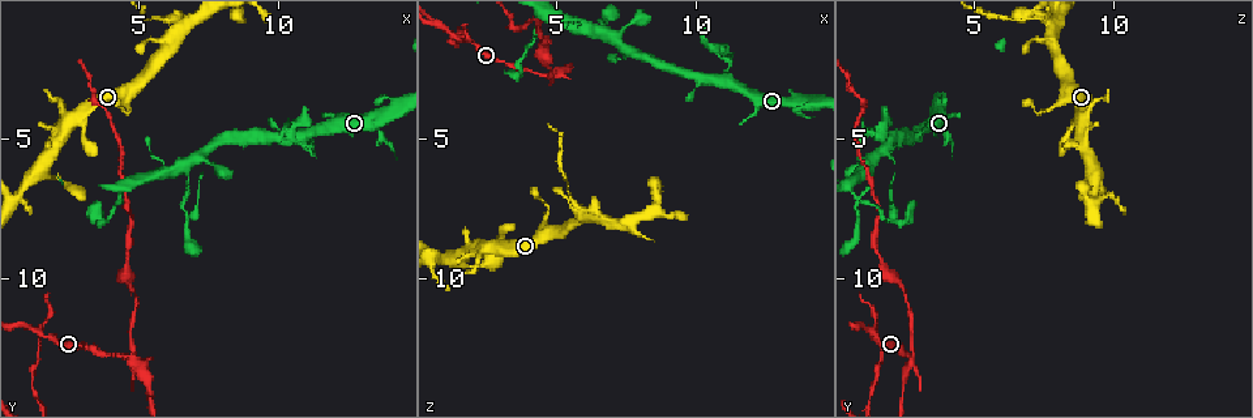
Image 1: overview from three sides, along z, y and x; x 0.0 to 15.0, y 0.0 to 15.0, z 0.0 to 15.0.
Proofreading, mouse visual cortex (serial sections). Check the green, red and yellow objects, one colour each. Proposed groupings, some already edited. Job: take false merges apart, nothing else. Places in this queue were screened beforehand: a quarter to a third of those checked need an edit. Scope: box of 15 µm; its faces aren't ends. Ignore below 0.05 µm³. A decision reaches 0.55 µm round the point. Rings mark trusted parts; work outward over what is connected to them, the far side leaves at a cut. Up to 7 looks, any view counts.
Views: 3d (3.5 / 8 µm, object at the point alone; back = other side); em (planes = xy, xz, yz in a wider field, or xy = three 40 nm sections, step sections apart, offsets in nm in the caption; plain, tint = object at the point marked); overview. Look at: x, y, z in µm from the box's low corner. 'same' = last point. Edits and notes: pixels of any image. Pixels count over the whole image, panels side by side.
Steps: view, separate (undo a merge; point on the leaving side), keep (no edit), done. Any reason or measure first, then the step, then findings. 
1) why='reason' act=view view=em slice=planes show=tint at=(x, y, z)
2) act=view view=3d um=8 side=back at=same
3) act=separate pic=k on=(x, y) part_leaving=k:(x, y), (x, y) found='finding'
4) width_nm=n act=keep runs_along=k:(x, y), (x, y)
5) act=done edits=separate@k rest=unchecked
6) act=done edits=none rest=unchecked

why='arms part here' act=view view=3d um=3.5 at=(4.4, 12.8, 2.8)

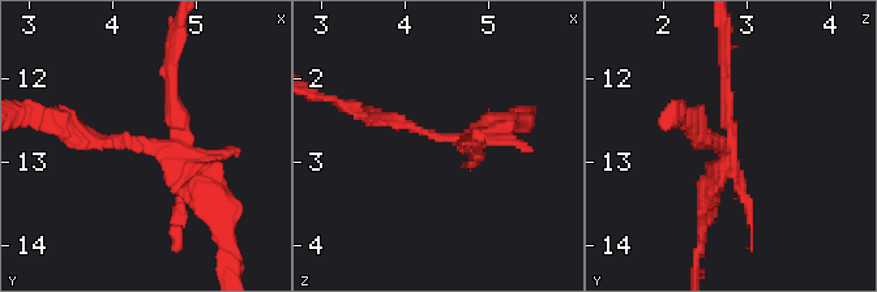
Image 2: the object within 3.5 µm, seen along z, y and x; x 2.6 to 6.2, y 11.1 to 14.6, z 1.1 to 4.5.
why='now the EM' act=view view=em slice=xy step=1 show=tint at=(4.55, 12.80, 2.70)

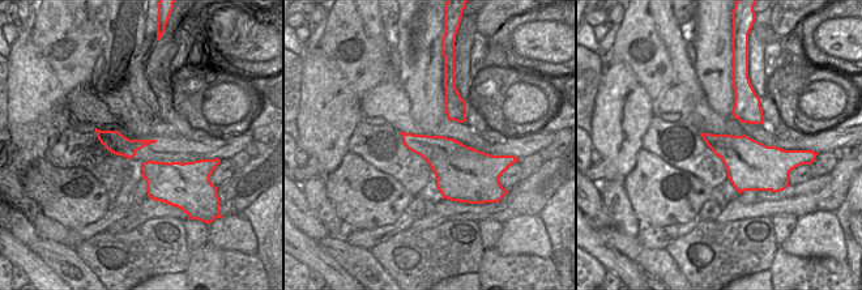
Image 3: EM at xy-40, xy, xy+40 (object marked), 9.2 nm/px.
act=separate pic=2 on=(172, 91) part_leaving=2:(178, 137), (178, 37) found='two cells meet here'

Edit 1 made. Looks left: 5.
act=view view=overview

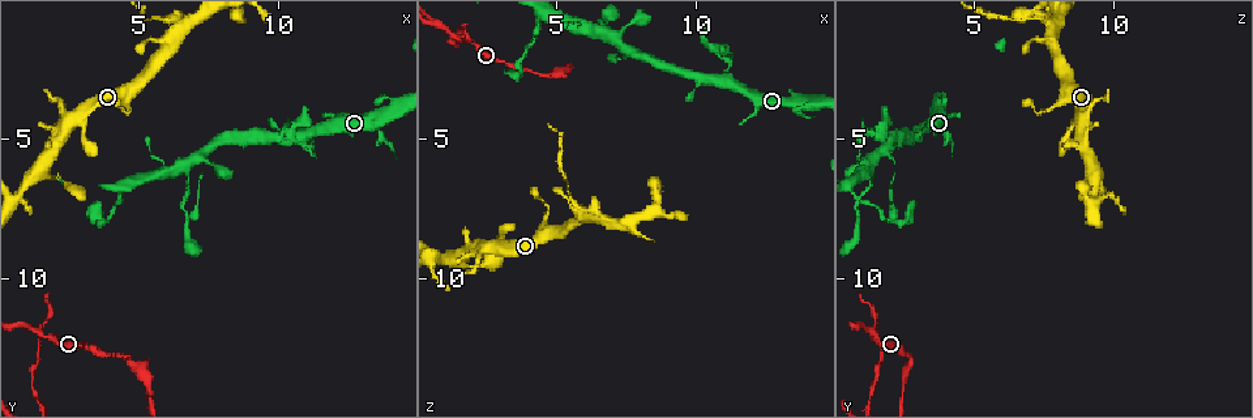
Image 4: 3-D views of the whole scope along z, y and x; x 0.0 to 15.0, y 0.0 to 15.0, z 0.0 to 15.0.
why='sharp bend' act=view view=3d um=8 at=(1.5, 12.1, 1.5)

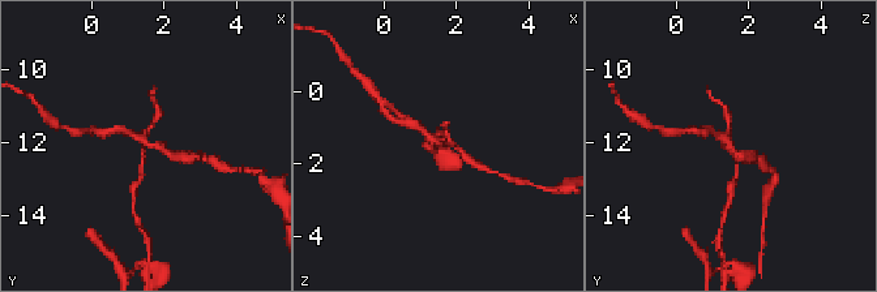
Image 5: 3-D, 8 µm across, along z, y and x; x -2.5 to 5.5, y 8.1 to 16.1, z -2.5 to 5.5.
why='zoom in' act=view view=3d um=3.5 at=(1.5, 12.1, 1.5)

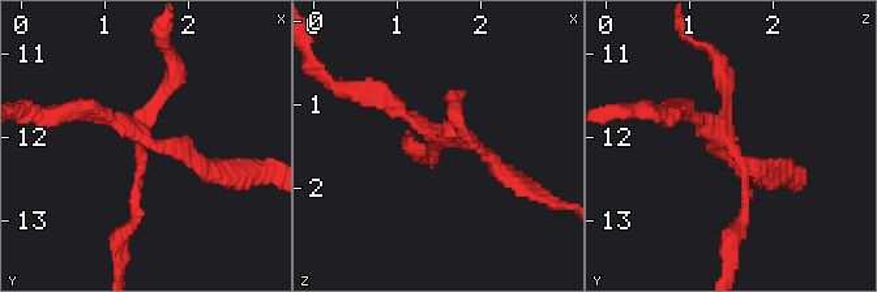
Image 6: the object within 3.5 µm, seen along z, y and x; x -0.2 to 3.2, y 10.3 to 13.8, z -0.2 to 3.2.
act=view view=em slice=xy step=3 show=tint at=(1.50, 12.05, 1.40)

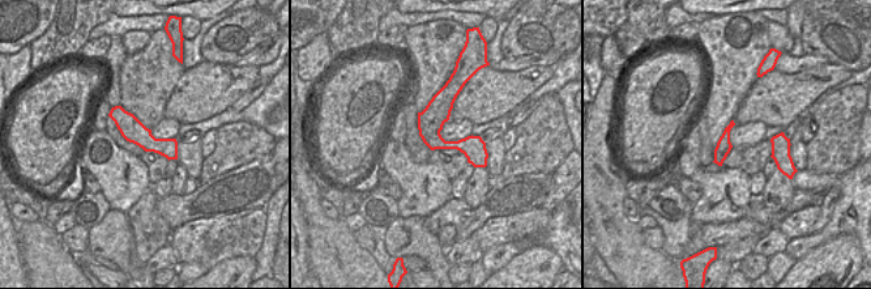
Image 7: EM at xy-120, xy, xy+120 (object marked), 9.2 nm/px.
act=separate pic=6 on=(137, 185) part_leaving=6:(138, 147), (138, 211), (119, 260) found='two cells meet here'

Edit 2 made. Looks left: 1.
act=done edits=separate@2,separate@6 rest=unchecked

